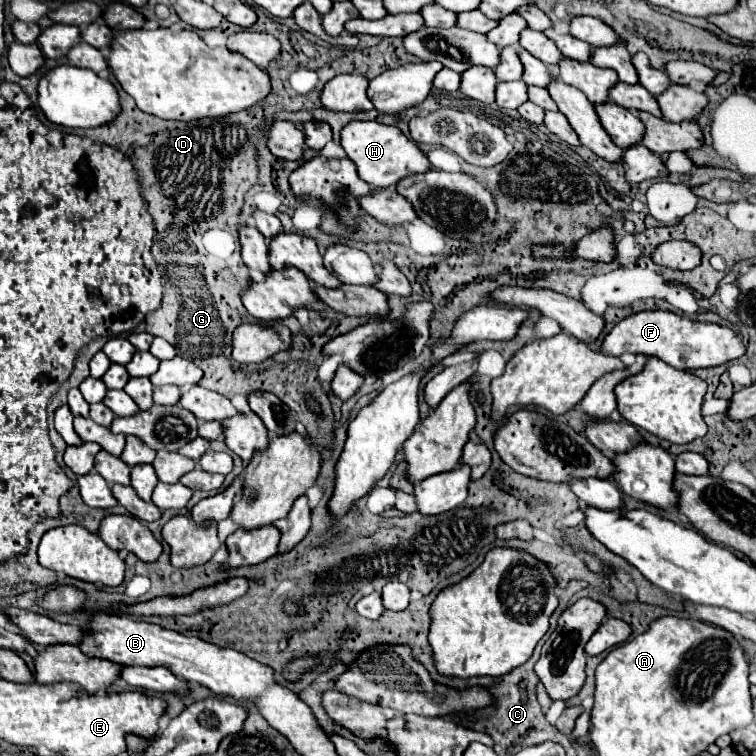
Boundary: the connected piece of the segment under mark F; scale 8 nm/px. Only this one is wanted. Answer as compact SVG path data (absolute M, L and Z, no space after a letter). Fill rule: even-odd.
M650 310L650 312L636 312L618 322L614 330L604 338L602 350L606 350L612 356L622 356L624 352L648 354L664 360L674 368L694 370L736 360L746 352L746 346L740 340L740 336L728 326L690 320L668 310Z

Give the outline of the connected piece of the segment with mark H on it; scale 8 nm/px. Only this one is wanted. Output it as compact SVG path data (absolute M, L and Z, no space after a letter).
M348 122L340 132L340 144L348 158L356 164L358 176L372 188L396 186L404 176L420 174L430 170L428 158L420 152L416 142L408 140L396 126L386 126L380 122Z

